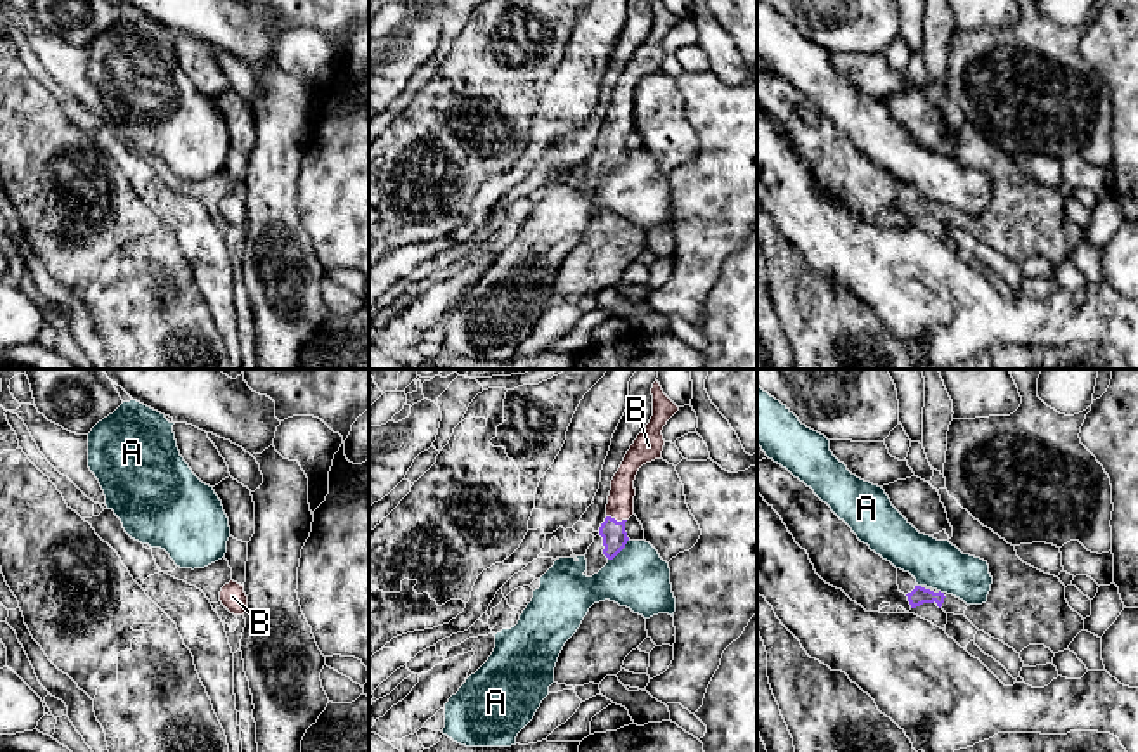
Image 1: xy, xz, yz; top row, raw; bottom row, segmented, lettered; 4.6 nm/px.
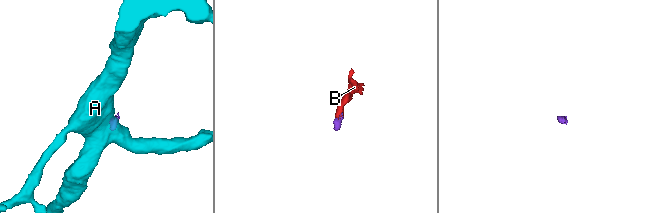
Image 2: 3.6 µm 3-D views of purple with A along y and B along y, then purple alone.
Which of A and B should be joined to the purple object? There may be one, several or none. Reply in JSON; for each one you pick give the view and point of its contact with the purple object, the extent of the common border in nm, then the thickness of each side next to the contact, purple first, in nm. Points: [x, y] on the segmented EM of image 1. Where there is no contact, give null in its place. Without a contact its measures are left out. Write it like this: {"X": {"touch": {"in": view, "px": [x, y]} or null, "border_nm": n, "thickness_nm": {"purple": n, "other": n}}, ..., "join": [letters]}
{"B": {"touch": {"in": "xz", "px": [615, 520]}, "border_nm": 100, "thickness_nm": {"purple": 120, "other": 130}}, "join": ["B"]}

